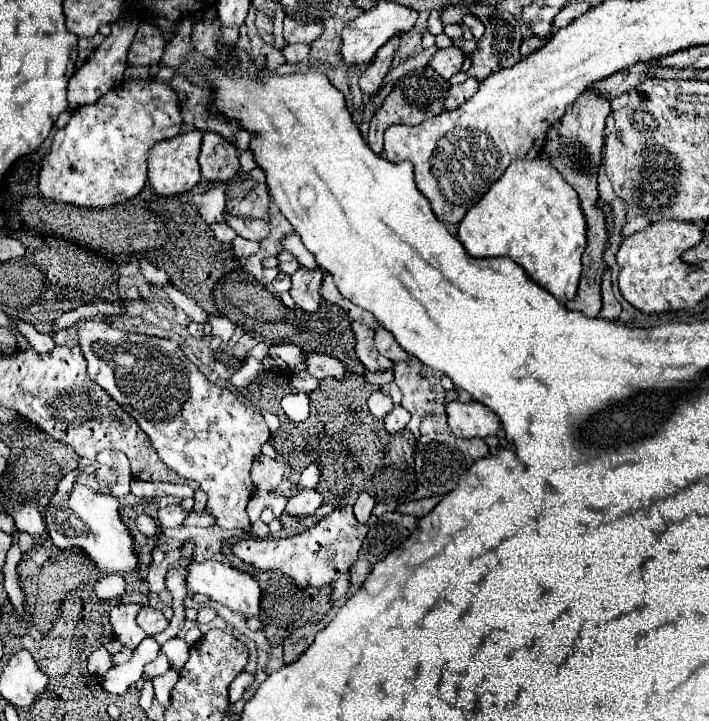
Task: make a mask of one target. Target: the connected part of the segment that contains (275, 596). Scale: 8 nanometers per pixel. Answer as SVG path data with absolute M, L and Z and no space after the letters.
M225 540L221 544L221 552L229 558L231 566L253 574L253 578L259 582L259 588L261 588L261 594L263 594L261 596L261 616L259 616L259 620L263 624L263 632L267 634L267 640L269 640L271 646L283 644L283 640L295 628L305 626L309 622L319 622L331 610L331 590L333 590L333 586L323 586L321 590L317 590L315 586L295 586L295 578L285 578L279 570L257 570L255 566L243 564L231 552L231 544L233 544L233 540Z

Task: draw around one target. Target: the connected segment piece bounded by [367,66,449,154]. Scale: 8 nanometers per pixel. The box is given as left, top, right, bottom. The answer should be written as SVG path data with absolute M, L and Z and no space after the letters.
M429 66L421 68L421 70L413 70L407 72L403 78L399 78L391 90L391 94L385 98L383 106L375 112L375 116L369 122L369 136L367 142L371 146L371 150L375 154L381 154L381 146L383 146L383 132L391 126L391 124L421 124L427 118L437 116L443 110L443 100L445 94L449 90L449 82L439 78L439 74L435 74L435 70L431 70Z

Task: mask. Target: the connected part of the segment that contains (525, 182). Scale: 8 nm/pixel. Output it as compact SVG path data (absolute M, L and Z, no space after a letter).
M547 156L511 162L491 190L467 210L457 238L469 256L509 256L557 300L571 300L577 294L581 256L587 246L587 224L577 194L549 164Z

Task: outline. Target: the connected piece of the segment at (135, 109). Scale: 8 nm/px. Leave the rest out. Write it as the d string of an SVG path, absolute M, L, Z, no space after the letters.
M139 80L123 82L109 90L95 104L73 110L69 124L57 130L51 152L39 172L39 190L45 198L83 208L107 208L137 196L147 184L147 150L161 140L169 140L181 130L181 108L177 94L165 82Z

